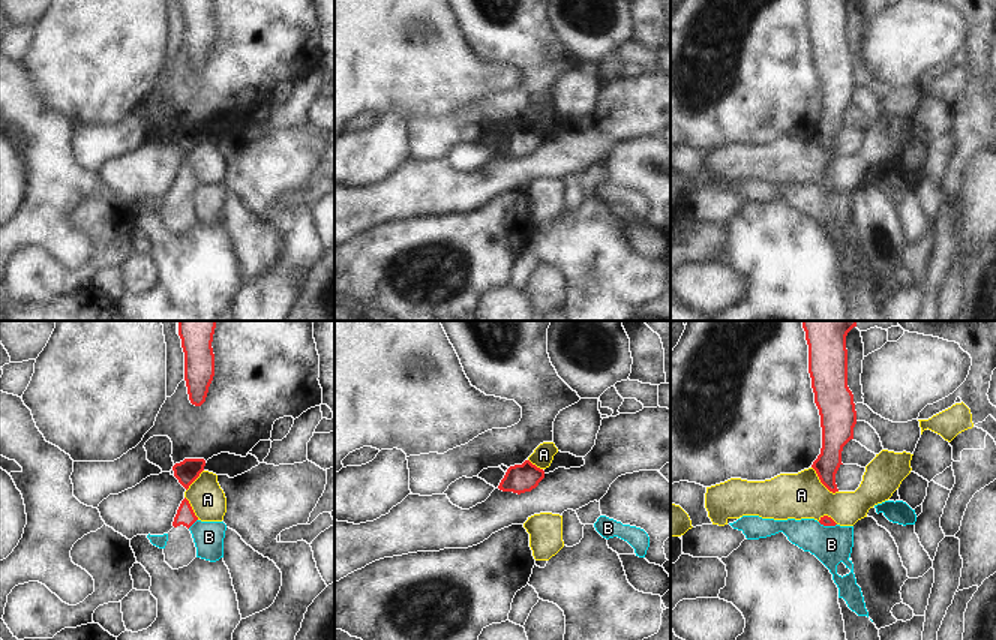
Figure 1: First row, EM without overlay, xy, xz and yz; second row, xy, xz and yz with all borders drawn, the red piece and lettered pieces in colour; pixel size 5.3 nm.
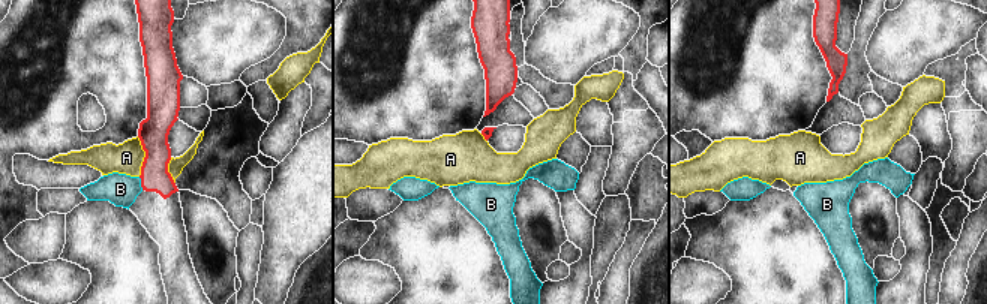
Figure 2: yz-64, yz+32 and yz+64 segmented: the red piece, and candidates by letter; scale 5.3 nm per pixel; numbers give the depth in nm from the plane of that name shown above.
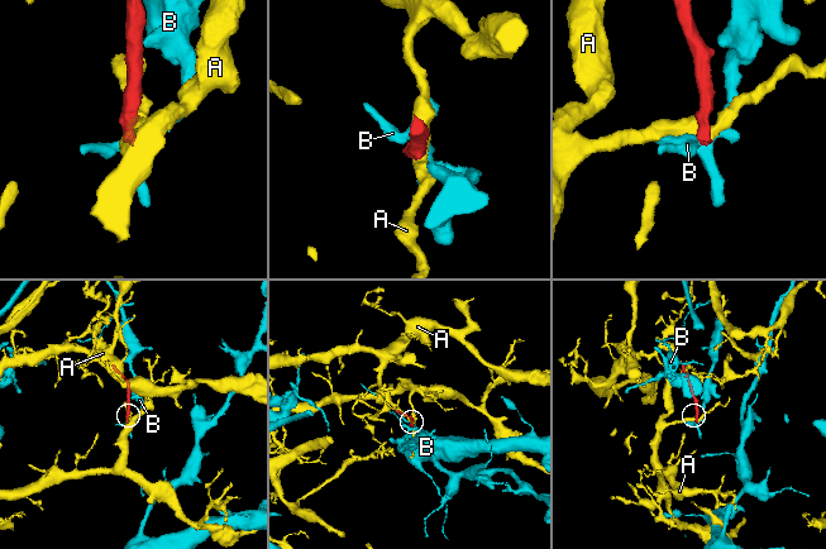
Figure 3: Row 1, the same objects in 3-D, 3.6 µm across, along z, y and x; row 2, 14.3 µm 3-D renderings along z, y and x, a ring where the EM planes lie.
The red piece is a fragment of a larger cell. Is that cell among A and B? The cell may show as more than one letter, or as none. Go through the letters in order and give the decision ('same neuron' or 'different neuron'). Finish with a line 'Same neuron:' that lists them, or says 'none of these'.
A: different neuron
B: different neuron
Same neuron: none of these

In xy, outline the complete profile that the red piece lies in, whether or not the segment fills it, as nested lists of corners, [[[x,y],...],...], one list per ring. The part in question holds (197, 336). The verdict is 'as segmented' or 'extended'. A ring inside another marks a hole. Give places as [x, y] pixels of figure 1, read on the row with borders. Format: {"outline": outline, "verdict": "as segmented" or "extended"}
{"outline": [[[178,321],[178,336],[184,352],[184,381],[189,400],[195,406],[206,402],[214,376],[212,348],[218,321]]], "verdict": "as segmented"}

